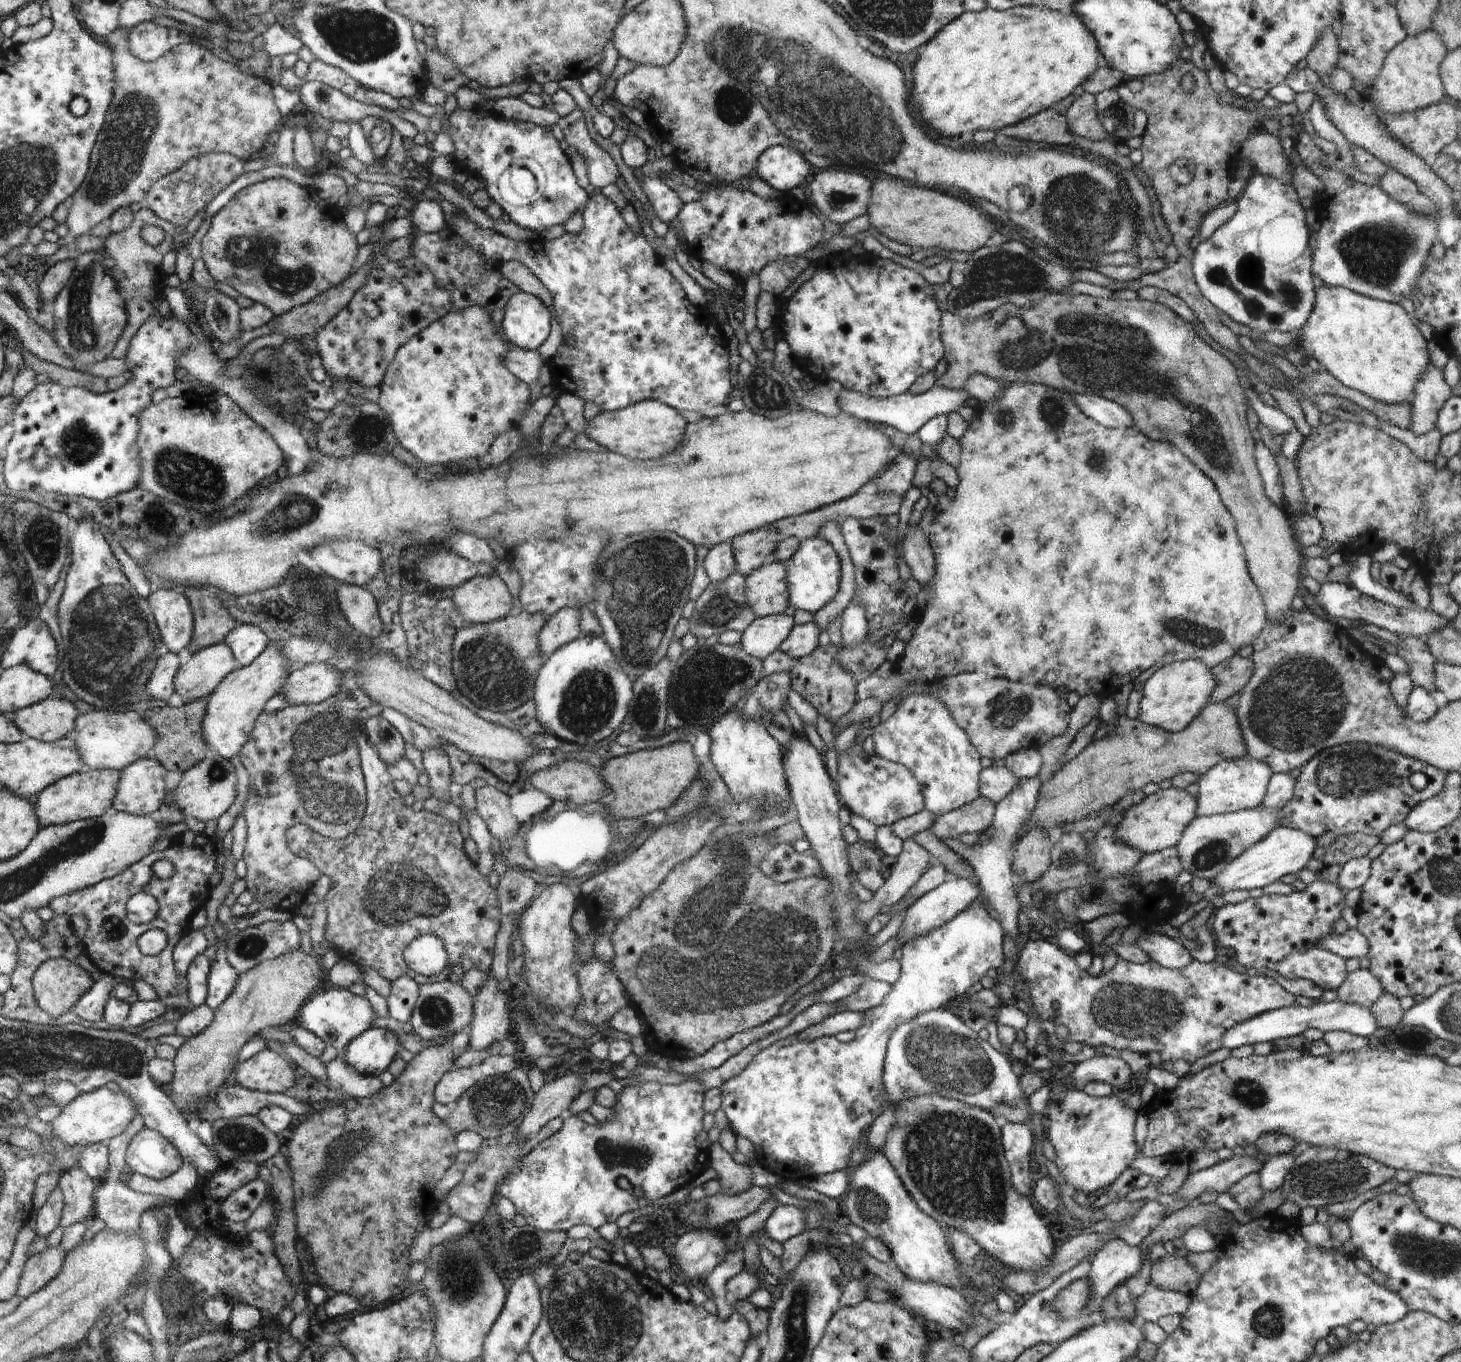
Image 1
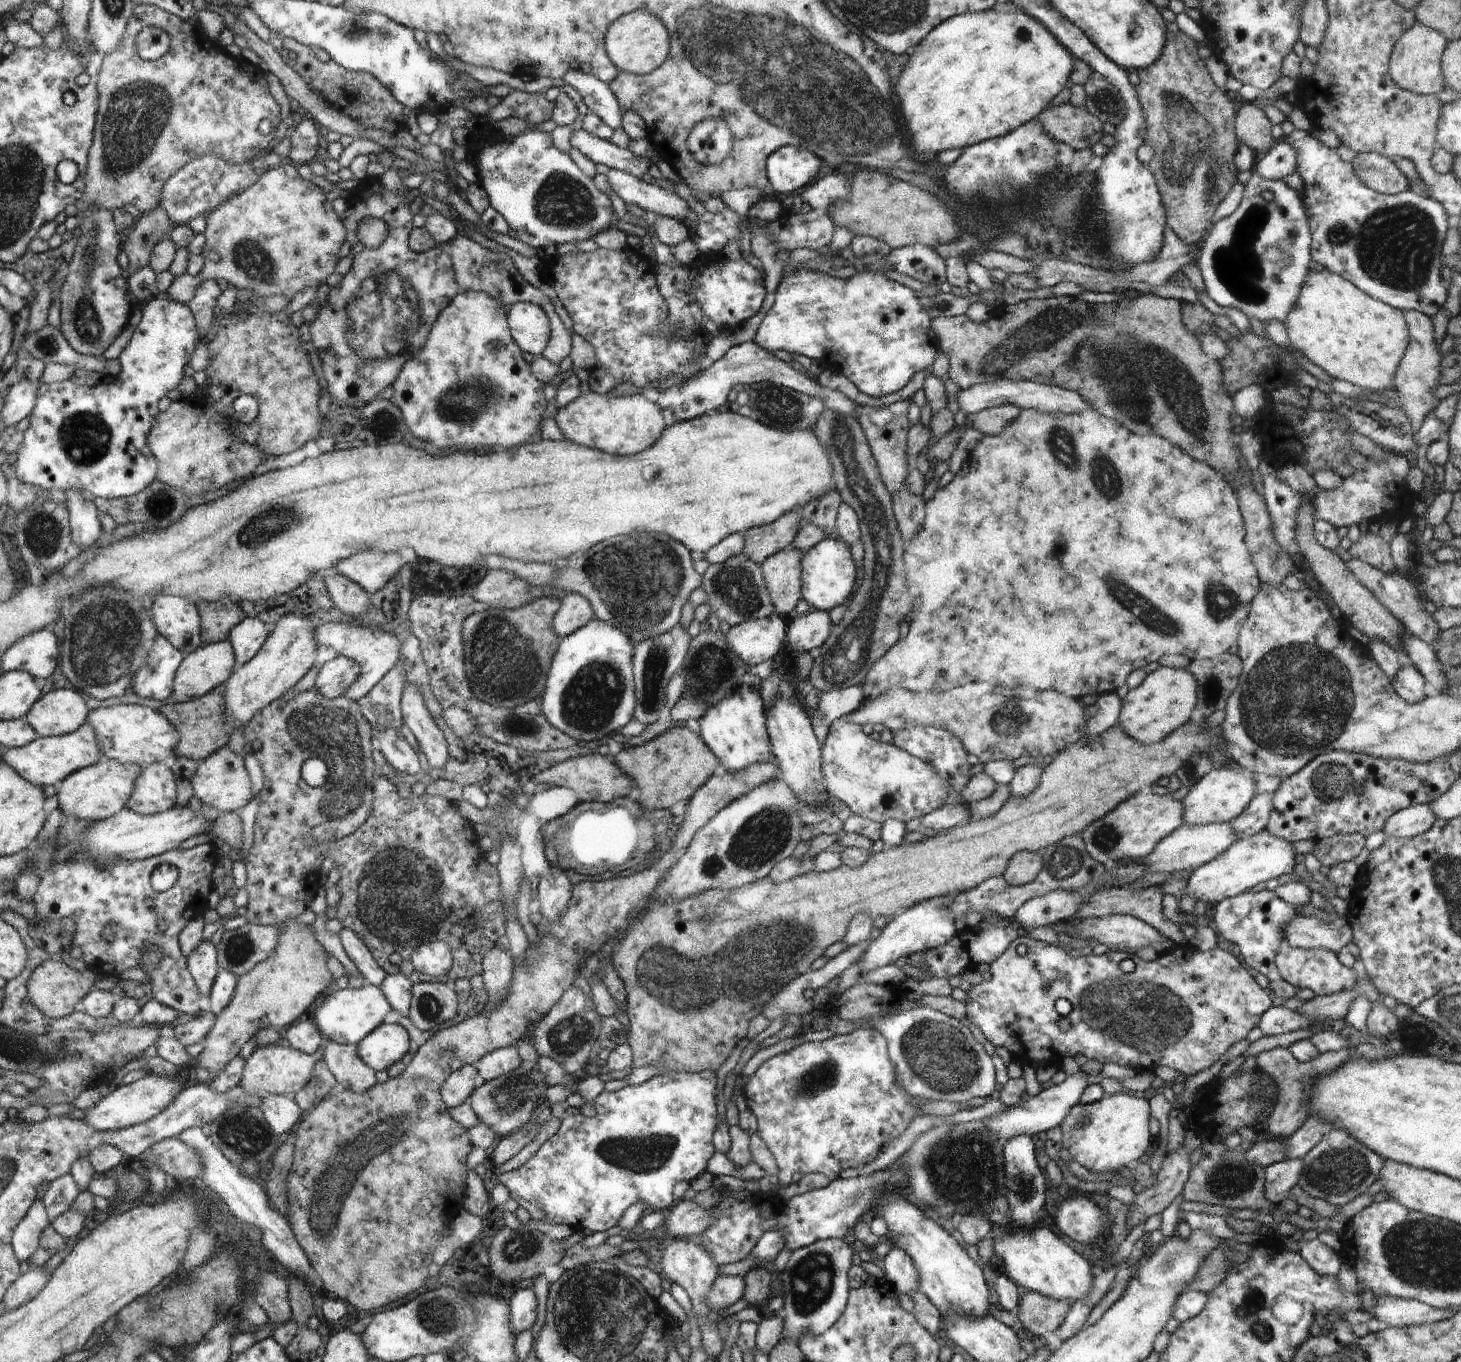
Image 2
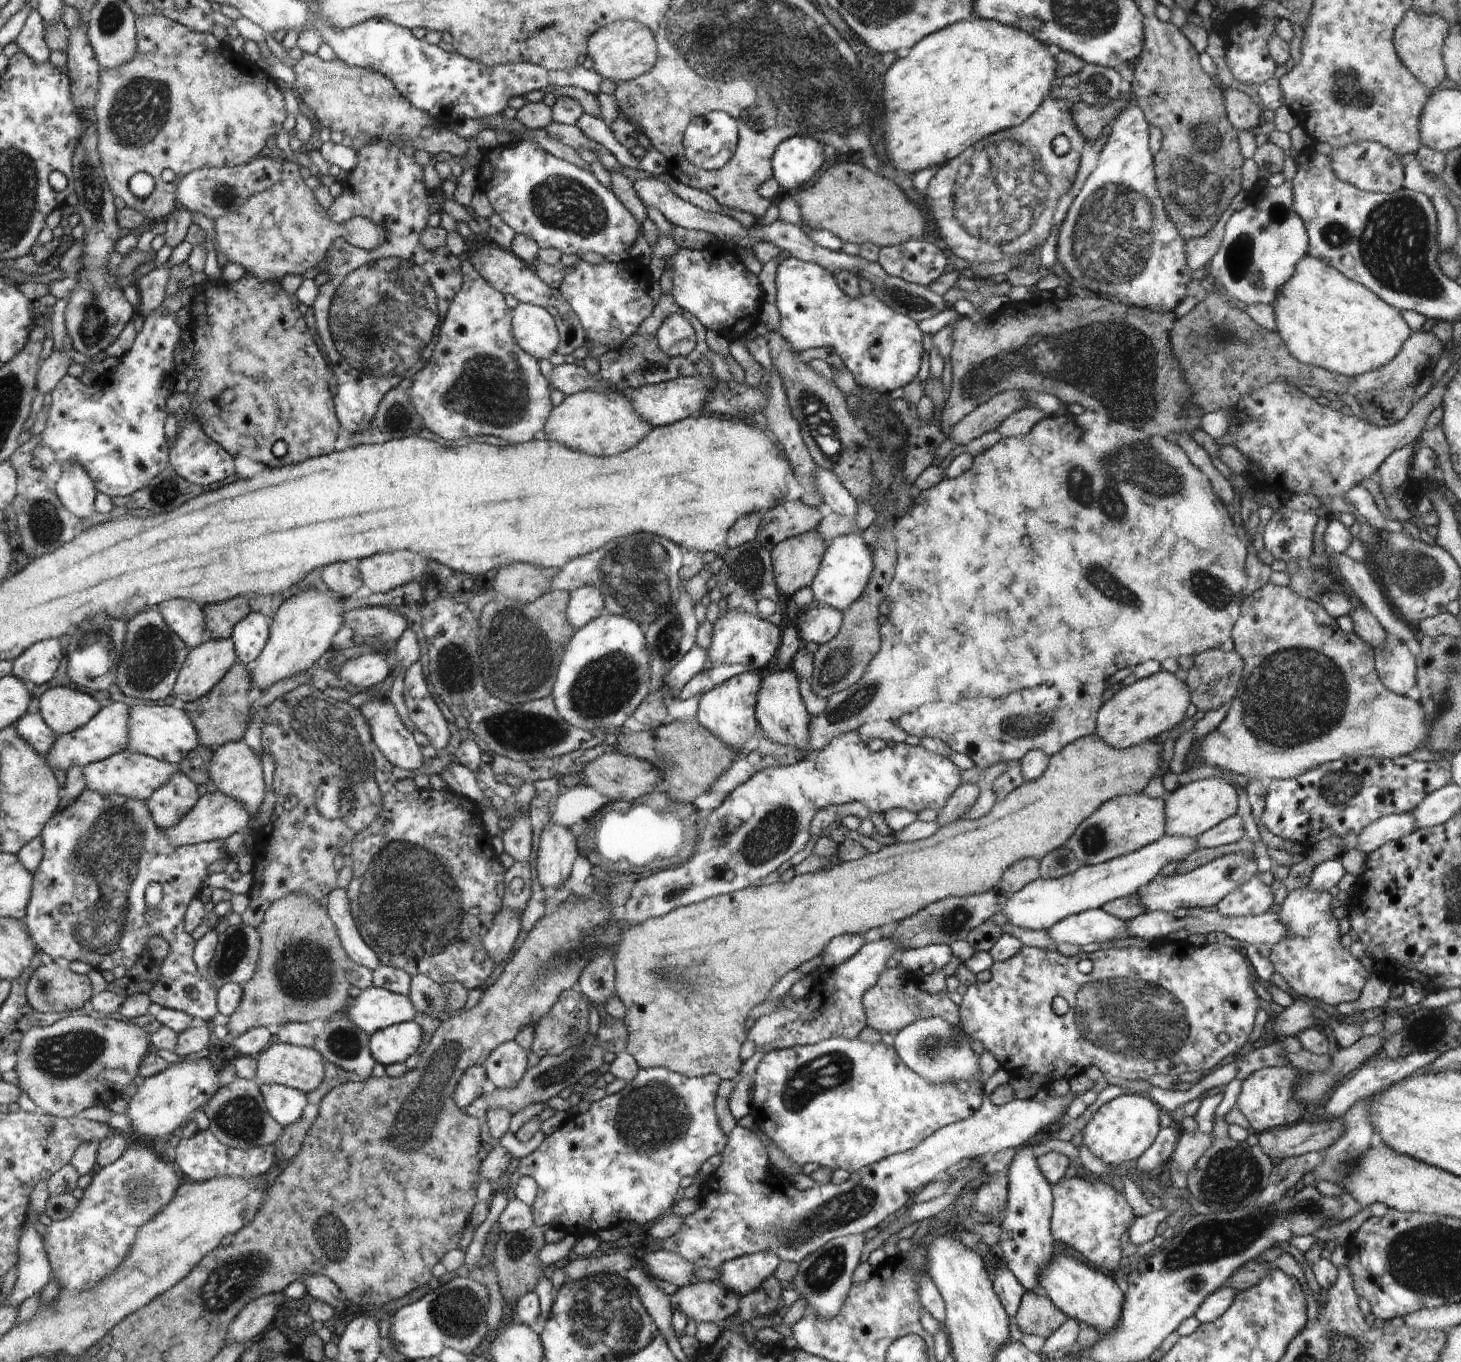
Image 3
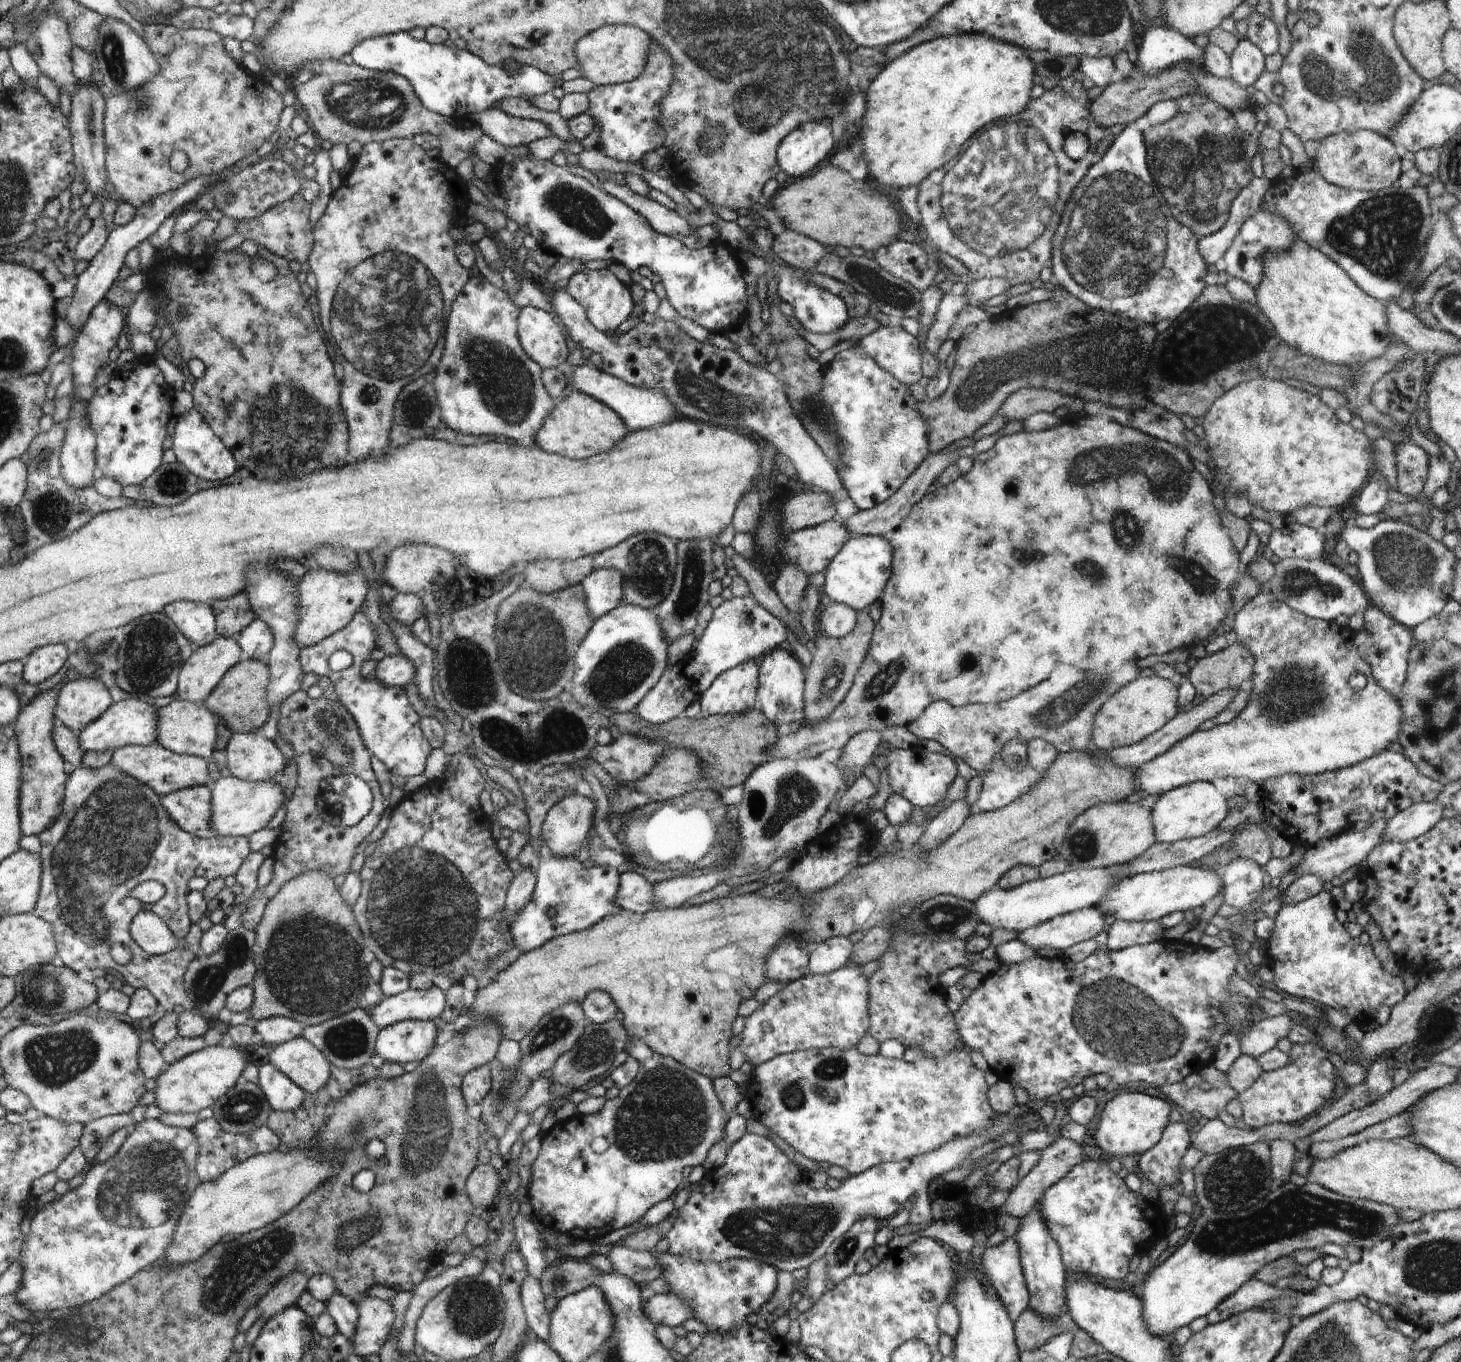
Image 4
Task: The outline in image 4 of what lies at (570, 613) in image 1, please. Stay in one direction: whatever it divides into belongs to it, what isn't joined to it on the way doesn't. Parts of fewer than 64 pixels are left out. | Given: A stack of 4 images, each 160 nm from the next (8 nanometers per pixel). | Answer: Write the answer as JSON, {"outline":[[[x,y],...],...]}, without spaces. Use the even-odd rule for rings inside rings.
{"outline":[[[614,568],[593,571],[582,580],[581,586],[593,621],[624,603],[622,575]]]}

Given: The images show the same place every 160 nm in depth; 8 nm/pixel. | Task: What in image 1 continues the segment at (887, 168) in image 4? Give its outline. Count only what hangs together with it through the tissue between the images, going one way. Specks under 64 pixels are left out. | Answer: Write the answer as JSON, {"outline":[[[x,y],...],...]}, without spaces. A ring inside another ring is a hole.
{"outline":[[[1033,5],[1009,8],[999,11],[988,6],[980,12],[963,12],[958,19],[948,23],[938,35],[920,49],[919,58],[914,63],[912,81],[912,102],[920,110],[921,119],[924,120],[934,132],[938,132],[940,137],[947,137],[948,140],[961,141],[965,138],[954,138],[962,136],[964,132],[976,132],[976,130],[994,130],[1000,134],[1000,130],[1018,124],[1023,120],[1030,119],[1031,116],[1038,115],[1039,112],[1046,111],[1053,104],[1060,102],[1073,90],[1082,85],[1084,81],[1100,66],[1103,60],[1097,47],[1097,42],[1093,34],[1084,26],[1083,21],[1074,13],[1071,15],[1061,13],[1055,9],[1042,9]]]}

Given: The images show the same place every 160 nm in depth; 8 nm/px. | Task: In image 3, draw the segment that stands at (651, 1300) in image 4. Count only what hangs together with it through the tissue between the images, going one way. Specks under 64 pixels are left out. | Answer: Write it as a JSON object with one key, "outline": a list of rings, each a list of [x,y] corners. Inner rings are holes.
{"outline":[[[717,1280],[714,1281],[694,1281],[686,1286],[679,1287],[675,1292],[669,1295],[673,1307],[680,1308],[686,1314],[688,1320],[692,1318],[697,1323],[715,1322],[722,1324],[726,1318],[735,1315],[739,1310],[738,1296],[725,1289]]]}

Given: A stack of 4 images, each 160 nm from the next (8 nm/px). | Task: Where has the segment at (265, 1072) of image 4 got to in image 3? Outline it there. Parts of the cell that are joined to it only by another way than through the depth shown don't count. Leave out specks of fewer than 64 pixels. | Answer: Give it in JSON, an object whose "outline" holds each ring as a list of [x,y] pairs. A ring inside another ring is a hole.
{"outline":[[[261,1083],[261,1095],[267,1111],[283,1127],[295,1123],[308,1103],[308,1094],[278,1083]]]}

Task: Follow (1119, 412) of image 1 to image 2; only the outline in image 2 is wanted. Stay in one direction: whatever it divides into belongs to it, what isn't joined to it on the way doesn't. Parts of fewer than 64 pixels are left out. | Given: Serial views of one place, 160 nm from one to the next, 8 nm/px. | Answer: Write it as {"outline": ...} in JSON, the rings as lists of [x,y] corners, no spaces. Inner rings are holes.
{"outline":[[[1010,379],[996,380],[995,383],[982,383],[961,390],[958,396],[959,408],[968,415],[974,415],[984,409],[1011,404],[1019,409],[1034,409],[1044,414],[1079,413],[1091,406],[1080,393],[1063,389],[1054,385],[1043,385],[1034,381],[1018,381]]]}

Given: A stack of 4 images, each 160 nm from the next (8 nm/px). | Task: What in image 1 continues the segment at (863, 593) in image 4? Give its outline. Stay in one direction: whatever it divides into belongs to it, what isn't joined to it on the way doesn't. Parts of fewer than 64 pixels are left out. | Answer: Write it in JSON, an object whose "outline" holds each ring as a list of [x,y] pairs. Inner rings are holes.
{"outline":[[[820,536],[802,539],[799,549],[786,562],[792,609],[817,613],[840,592],[842,564],[835,547]]]}

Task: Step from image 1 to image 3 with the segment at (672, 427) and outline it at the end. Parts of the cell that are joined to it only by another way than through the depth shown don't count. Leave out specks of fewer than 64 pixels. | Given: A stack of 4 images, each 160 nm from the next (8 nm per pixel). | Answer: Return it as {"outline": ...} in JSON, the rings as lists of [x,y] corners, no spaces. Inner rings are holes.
{"outline":[[[585,390],[568,395],[561,404],[555,406],[544,432],[548,440],[559,442],[569,449],[597,457],[609,457],[635,447],[651,429],[652,426],[636,414],[631,402],[625,396],[614,392],[605,395]]]}

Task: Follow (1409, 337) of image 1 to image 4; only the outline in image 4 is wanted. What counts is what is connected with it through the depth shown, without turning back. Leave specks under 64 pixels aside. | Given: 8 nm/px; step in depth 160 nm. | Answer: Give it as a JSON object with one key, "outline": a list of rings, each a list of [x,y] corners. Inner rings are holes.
{"outline":[[[1298,237],[1286,252],[1278,256],[1268,253],[1264,258],[1264,278],[1255,294],[1259,310],[1283,343],[1296,348],[1304,356],[1312,356],[1314,360],[1318,358],[1326,364],[1351,367],[1358,362],[1368,362],[1382,356],[1392,340],[1398,340],[1396,334],[1388,328],[1386,304],[1368,296],[1334,260],[1324,256],[1320,250],[1310,248]]]}

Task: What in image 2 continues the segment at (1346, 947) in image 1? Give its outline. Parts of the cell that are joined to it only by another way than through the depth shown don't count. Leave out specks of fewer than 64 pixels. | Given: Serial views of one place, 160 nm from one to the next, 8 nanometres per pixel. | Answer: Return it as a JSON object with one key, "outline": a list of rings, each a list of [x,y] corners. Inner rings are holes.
{"outline":[[[1298,916],[1283,926],[1283,940],[1299,949],[1323,948],[1338,953],[1353,940],[1353,932],[1347,917],[1326,923],[1316,917]]]}

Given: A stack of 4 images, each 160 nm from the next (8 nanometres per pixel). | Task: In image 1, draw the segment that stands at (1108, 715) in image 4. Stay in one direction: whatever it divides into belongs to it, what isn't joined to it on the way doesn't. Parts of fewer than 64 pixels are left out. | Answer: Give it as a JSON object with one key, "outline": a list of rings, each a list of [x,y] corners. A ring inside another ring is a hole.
{"outline":[[[1188,659],[1165,664],[1145,681],[1137,718],[1165,731],[1180,732],[1209,702],[1214,685],[1211,667],[1201,660]]]}

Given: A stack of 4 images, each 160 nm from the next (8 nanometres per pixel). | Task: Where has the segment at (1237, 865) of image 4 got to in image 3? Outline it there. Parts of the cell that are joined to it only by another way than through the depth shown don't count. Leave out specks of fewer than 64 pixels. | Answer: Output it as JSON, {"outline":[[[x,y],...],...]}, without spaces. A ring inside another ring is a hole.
{"outline":[[[1252,875],[1228,893],[1216,908],[1226,916],[1259,915],[1268,912],[1273,898],[1274,891],[1262,882],[1260,876]]]}

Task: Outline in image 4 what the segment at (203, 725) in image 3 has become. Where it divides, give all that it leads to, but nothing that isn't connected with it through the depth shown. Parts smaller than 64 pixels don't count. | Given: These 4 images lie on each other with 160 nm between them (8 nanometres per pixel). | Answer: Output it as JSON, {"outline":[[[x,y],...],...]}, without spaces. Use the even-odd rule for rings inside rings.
{"outline":[[[243,657],[201,705],[210,710],[215,717],[222,718],[224,726],[228,726],[230,732],[254,733],[254,730],[262,728],[264,722],[268,720],[270,712],[267,697],[268,682],[270,682],[268,665]]]}

